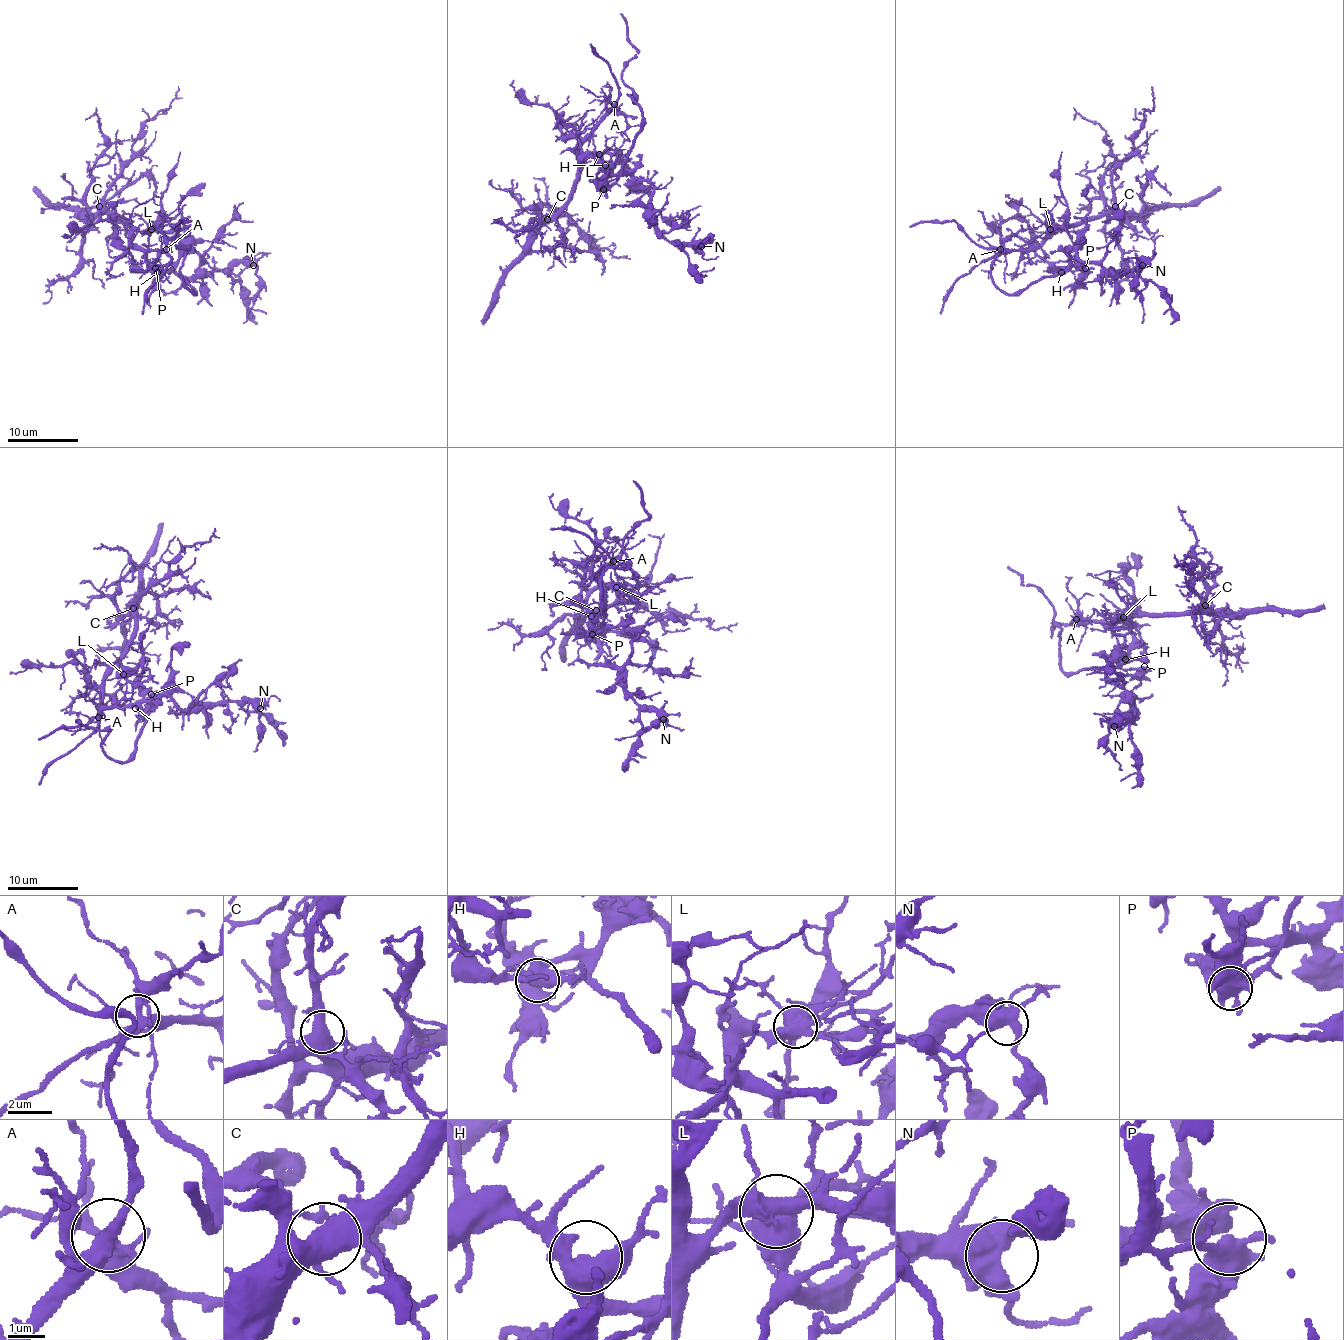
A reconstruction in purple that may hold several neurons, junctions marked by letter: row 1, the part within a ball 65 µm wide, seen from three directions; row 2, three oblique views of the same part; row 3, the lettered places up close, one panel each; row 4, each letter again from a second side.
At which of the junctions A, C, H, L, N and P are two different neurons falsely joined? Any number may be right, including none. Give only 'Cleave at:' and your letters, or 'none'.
Cleave at: L

